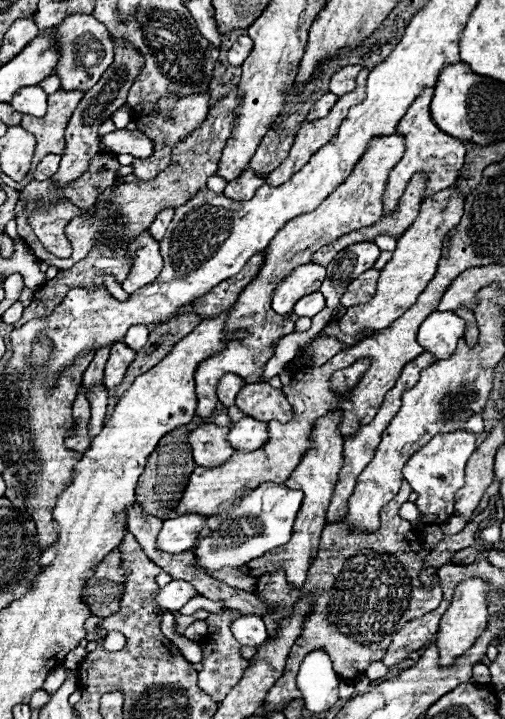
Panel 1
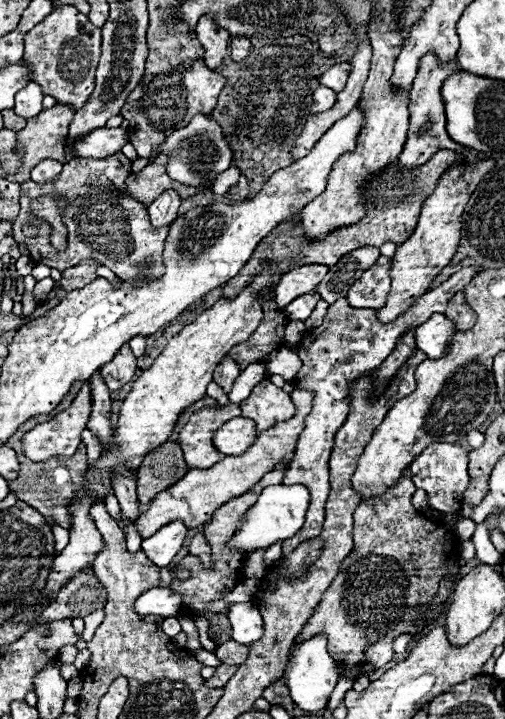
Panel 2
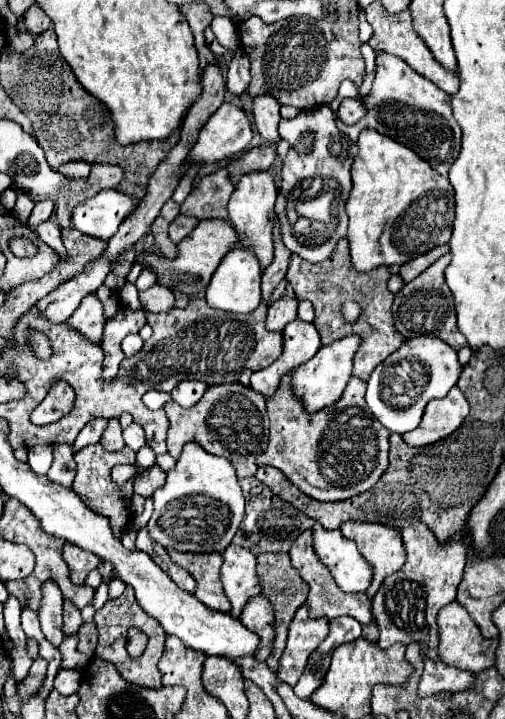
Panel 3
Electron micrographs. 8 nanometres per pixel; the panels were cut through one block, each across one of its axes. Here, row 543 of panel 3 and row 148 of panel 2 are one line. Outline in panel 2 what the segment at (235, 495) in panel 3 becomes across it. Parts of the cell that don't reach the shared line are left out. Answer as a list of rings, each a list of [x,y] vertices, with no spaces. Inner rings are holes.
[[[196,114],[190,124],[184,128],[174,130],[164,144],[160,146],[158,154],[168,156],[168,176],[184,186],[194,186],[200,188],[204,186],[206,190],[212,190],[216,176],[226,172],[232,166],[232,150],[228,146],[226,134],[222,132],[218,120],[214,120],[208,114]]]

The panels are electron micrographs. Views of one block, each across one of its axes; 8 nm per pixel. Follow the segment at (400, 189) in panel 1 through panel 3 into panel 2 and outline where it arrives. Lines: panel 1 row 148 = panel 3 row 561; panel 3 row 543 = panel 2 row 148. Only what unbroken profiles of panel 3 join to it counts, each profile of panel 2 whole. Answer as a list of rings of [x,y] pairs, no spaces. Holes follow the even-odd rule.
[[[428,52],[420,60],[420,68],[418,68],[418,74],[416,74],[416,78],[412,82],[412,90],[410,90],[410,128],[408,128],[408,138],[406,138],[404,150],[400,154],[402,168],[414,168],[414,166],[428,162],[432,158],[432,154],[440,148],[448,148],[448,150],[456,150],[456,152],[464,150],[446,132],[446,112],[444,112],[444,100],[440,94],[444,80],[456,72],[460,72],[458,62],[444,64],[432,52]]]

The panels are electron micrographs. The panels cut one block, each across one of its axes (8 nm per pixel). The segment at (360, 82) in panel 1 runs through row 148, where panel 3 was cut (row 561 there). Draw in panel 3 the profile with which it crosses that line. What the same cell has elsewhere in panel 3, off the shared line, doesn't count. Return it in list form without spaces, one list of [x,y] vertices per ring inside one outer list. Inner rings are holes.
[[[310,530],[300,534],[290,548],[290,562],[292,566],[300,572],[302,580],[308,584],[308,598],[306,598],[306,606],[308,606],[308,614],[312,618],[338,618],[338,616],[352,616],[356,618],[360,624],[370,624],[372,622],[372,606],[366,594],[358,592],[358,594],[346,594],[338,588],[338,584],[332,580],[330,572],[324,568],[324,564],[320,564],[320,560],[316,560],[316,554],[312,552],[312,540],[310,540]]]

